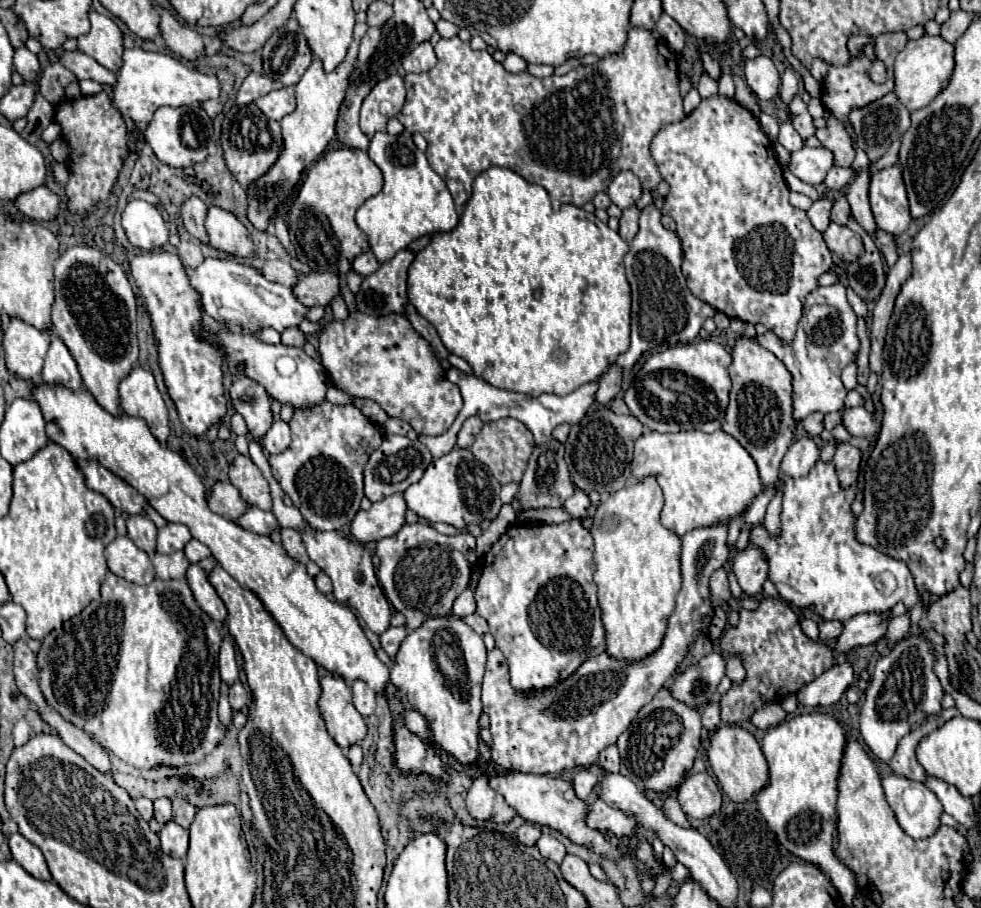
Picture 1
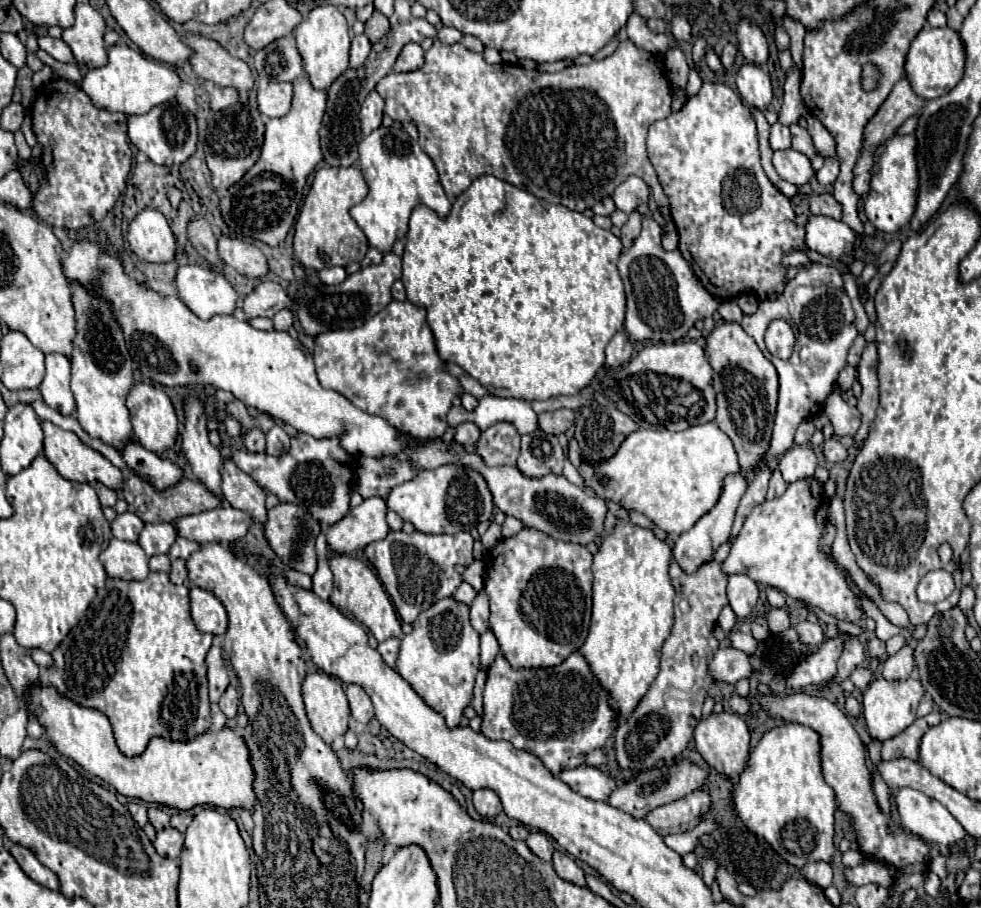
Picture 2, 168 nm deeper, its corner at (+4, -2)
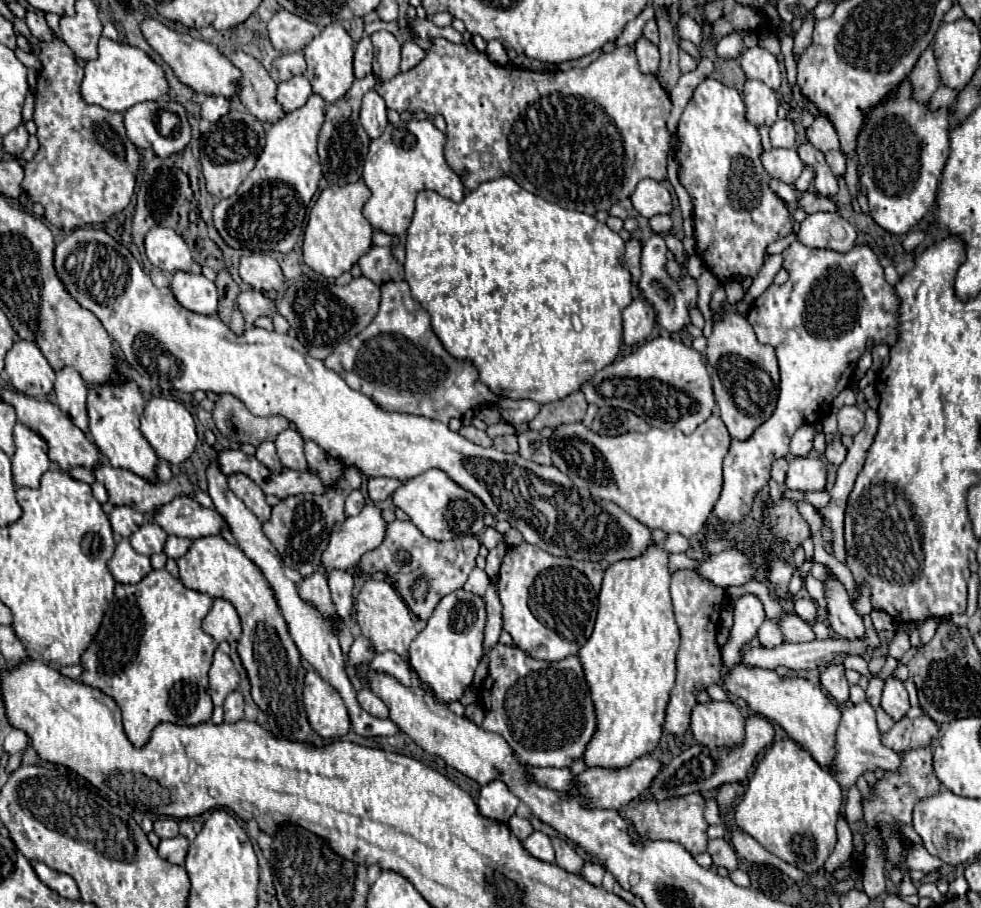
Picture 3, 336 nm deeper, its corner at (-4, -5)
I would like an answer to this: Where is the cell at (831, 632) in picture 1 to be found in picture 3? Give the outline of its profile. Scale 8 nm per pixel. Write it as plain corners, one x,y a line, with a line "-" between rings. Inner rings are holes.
785,615
779,621
779,627
781,627
787,643
803,643
803,641
813,641
815,639
815,633
813,633
811,625
797,615

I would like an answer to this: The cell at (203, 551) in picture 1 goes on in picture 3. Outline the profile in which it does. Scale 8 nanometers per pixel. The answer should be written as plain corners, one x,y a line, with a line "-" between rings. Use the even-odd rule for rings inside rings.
169,535
167,543
165,543
165,555
171,557
171,559
181,559
189,547
191,547
193,541
185,539
185,537
175,537
175,535

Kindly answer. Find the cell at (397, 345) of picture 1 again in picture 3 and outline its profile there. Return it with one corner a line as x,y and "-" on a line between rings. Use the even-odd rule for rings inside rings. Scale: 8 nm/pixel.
389,281
381,285
381,307
377,317
371,321
371,325
357,337
349,339
347,343
339,343
333,353
325,359
325,367
335,371
339,377
345,377
345,383
351,389
357,389
359,393
365,393
377,405
385,411
399,411
399,413
409,413
409,415
423,415
441,423
449,423
449,419
457,417
461,419
467,409
477,409
481,405
489,405
497,399
495,393
491,393
477,375
477,369
473,367
471,361
459,361
453,359
441,345
441,341
435,337
431,331
431,317
427,309
423,309
409,291
407,281
-
359,357
371,357
371,393
369,393
369,379
361,377
357,371
357,359

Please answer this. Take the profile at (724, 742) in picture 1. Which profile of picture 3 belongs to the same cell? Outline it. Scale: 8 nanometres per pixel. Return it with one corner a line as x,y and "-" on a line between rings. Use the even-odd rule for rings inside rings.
729,701
699,703
691,713
691,731
695,739
709,749
735,749
745,741
745,717

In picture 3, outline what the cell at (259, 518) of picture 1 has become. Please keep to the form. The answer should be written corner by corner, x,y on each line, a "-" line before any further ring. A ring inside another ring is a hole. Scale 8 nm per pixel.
177,497
177,501
163,505
153,521
161,525
169,535
173,533
191,541
221,535
223,529
229,529
227,521
215,509
207,509
191,497

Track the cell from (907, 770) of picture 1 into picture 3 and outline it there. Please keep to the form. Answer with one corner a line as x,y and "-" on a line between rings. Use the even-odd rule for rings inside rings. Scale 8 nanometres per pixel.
903,717
895,727
881,737
883,745
889,749
903,753
911,749
921,749
921,747
931,747
931,743
939,737
939,725
931,717
919,717
919,719
909,719

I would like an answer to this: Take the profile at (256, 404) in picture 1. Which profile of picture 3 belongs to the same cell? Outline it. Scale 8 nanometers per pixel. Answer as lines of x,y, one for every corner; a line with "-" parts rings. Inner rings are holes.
263,441
263,443
257,447
255,457
257,457
265,467
269,467
269,469
273,469
273,471
281,471
281,469
283,469
283,465
281,465
281,461
279,461
279,457
277,457
275,443
273,443
273,441

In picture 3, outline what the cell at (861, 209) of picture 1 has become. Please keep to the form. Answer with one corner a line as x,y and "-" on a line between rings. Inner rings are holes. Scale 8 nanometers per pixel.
925,49
925,53
921,53
917,65
913,67
913,73
909,75
911,87
913,87
913,99
919,103
927,103
931,99
931,95
937,91
939,87
939,71
937,71
937,63
933,57
933,49

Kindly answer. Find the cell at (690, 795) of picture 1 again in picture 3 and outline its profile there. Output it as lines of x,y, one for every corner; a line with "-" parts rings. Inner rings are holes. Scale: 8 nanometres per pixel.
691,793
689,797
677,797
673,801
661,801
661,803
645,803
635,801
633,809
621,809
621,815
627,817
635,829
649,837
649,839
669,839
681,843
691,855
703,853
707,847
707,821
703,817
705,813
705,799
699,793

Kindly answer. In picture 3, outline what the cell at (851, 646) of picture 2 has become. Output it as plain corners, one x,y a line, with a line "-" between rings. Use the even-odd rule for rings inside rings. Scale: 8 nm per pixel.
827,573
827,579
825,579
825,599
827,599
829,623
837,635
849,641
865,635
863,619
853,609
843,585
837,579
833,579
831,573

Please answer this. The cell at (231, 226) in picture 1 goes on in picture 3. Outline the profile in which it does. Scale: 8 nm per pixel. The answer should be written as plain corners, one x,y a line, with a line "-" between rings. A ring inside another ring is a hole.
263,253
243,255
239,261
239,275
243,283
259,291
279,291
285,283
279,263

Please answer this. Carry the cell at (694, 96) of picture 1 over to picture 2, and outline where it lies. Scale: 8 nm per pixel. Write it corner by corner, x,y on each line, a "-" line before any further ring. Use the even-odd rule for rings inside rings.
691,64
691,72
689,72
687,88
685,88
685,90
687,90
687,96
693,96
693,94
701,88
701,84
703,84
703,82
701,82
701,76
699,76
699,72
695,70
695,66

